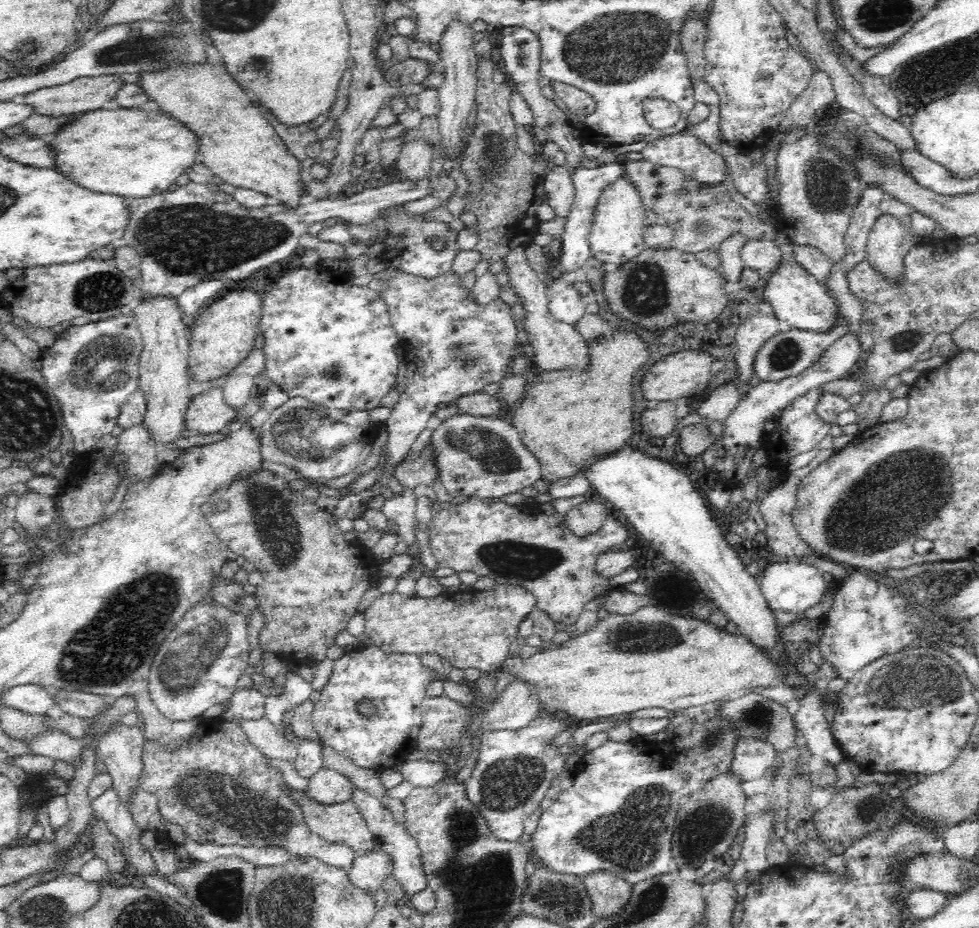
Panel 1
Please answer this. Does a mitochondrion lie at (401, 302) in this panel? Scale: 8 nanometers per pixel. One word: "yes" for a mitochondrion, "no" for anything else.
no

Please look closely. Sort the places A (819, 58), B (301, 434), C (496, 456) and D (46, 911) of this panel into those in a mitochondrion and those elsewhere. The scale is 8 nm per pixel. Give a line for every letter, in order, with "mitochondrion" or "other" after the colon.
A: other
B: mitochondrion
C: mitochondrion
D: mitochondrion

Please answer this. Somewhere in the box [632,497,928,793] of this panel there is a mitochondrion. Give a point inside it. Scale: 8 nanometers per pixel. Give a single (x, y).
(759, 717)

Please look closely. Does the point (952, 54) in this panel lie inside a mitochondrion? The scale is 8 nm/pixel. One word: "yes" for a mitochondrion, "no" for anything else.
no

